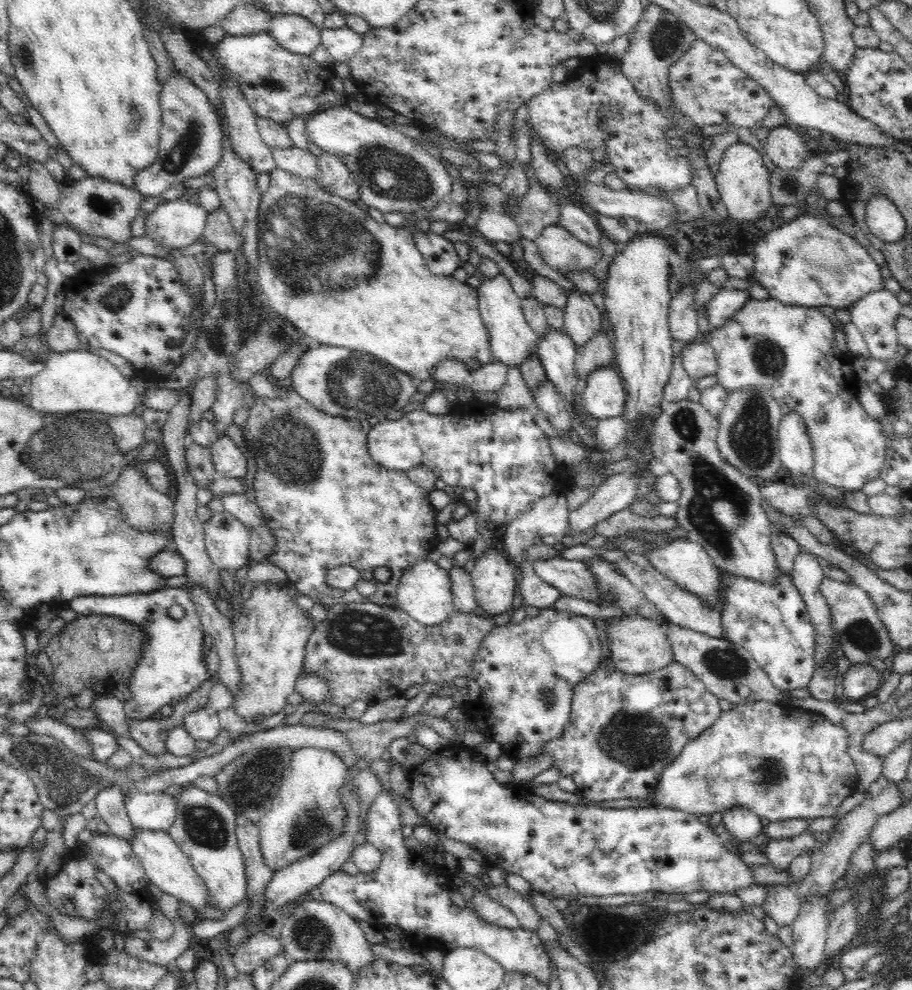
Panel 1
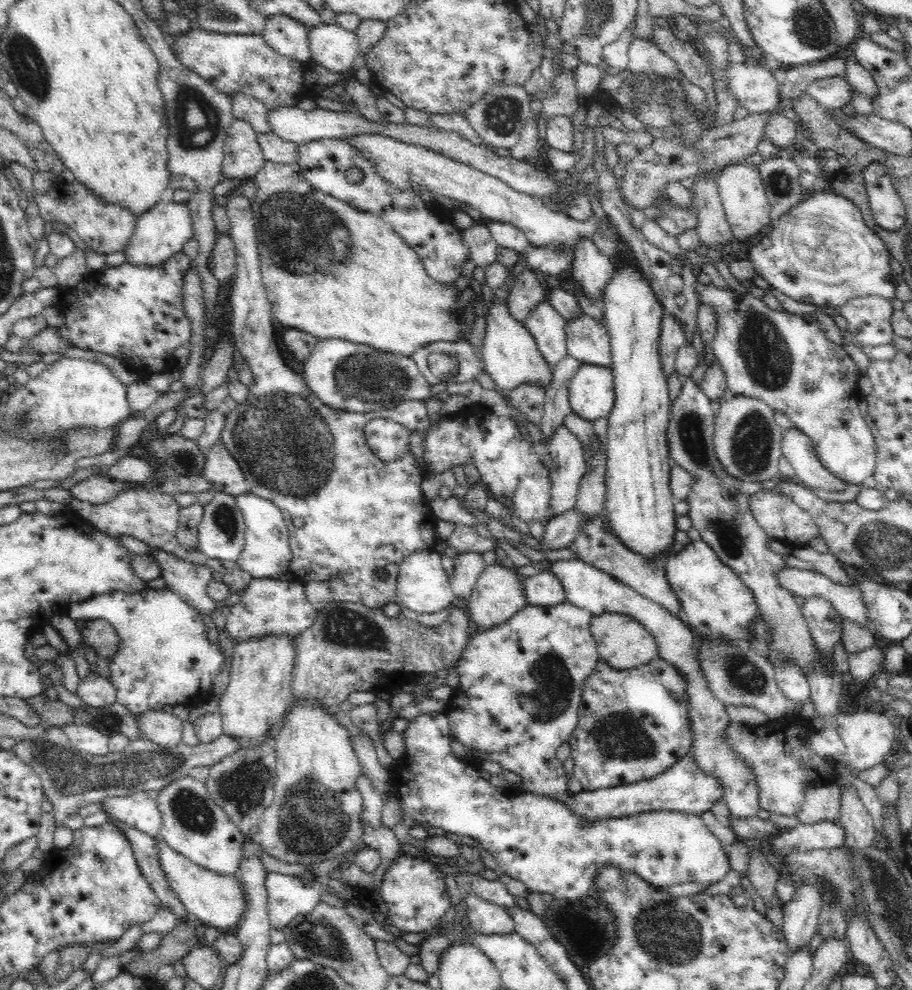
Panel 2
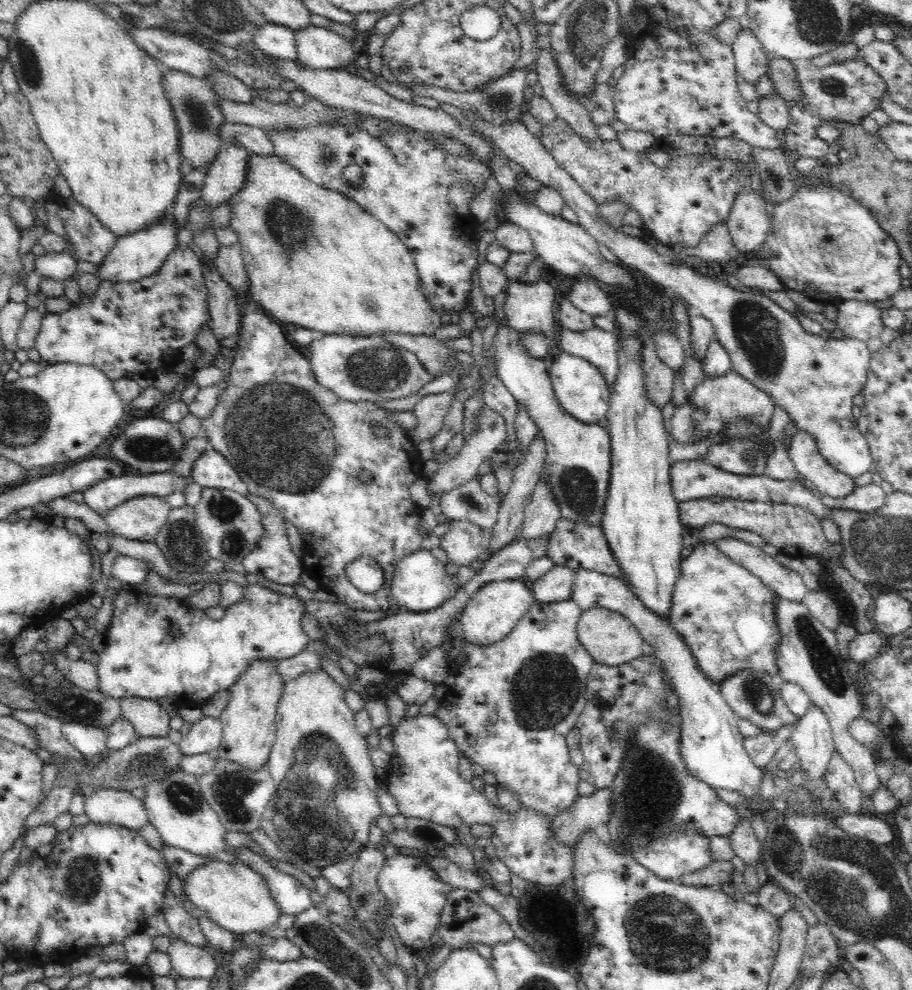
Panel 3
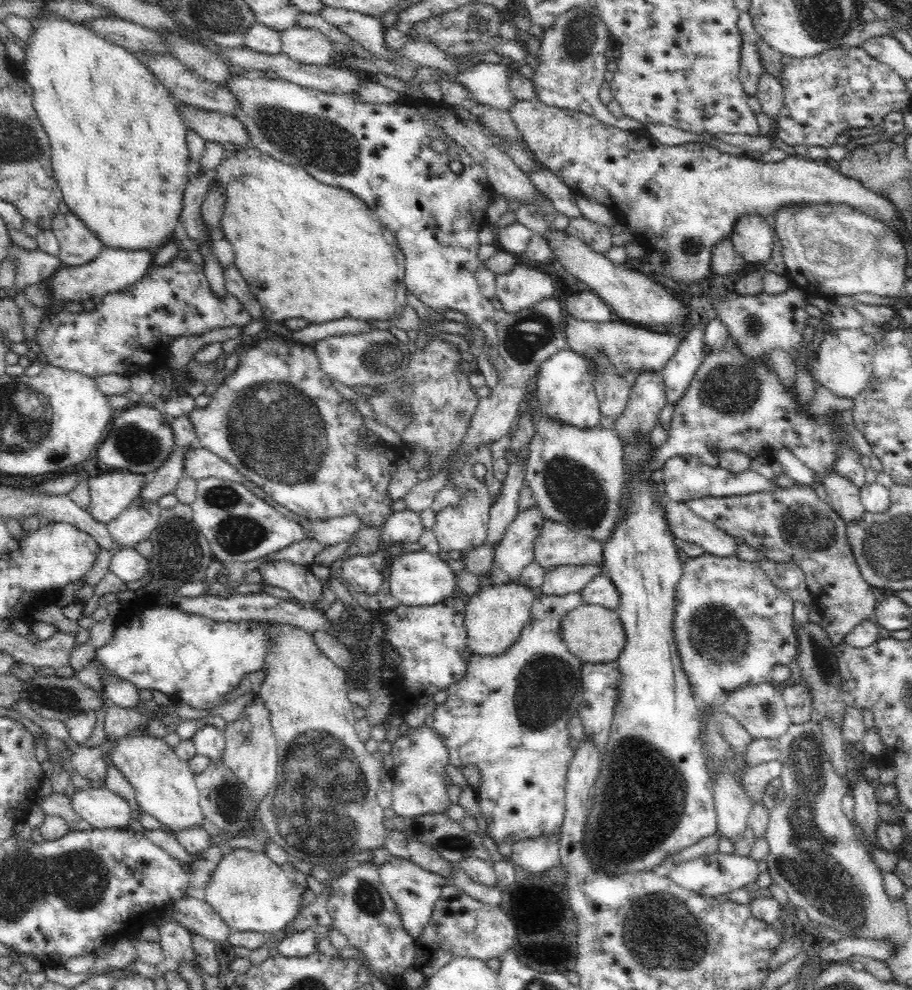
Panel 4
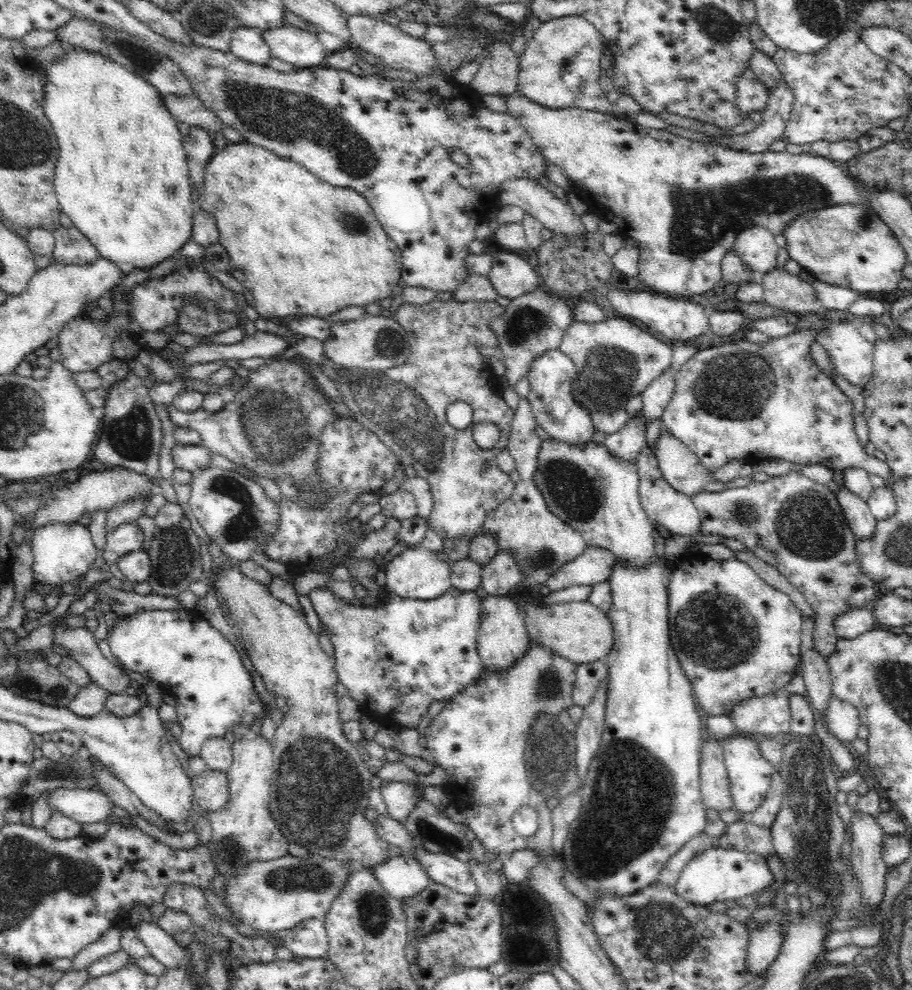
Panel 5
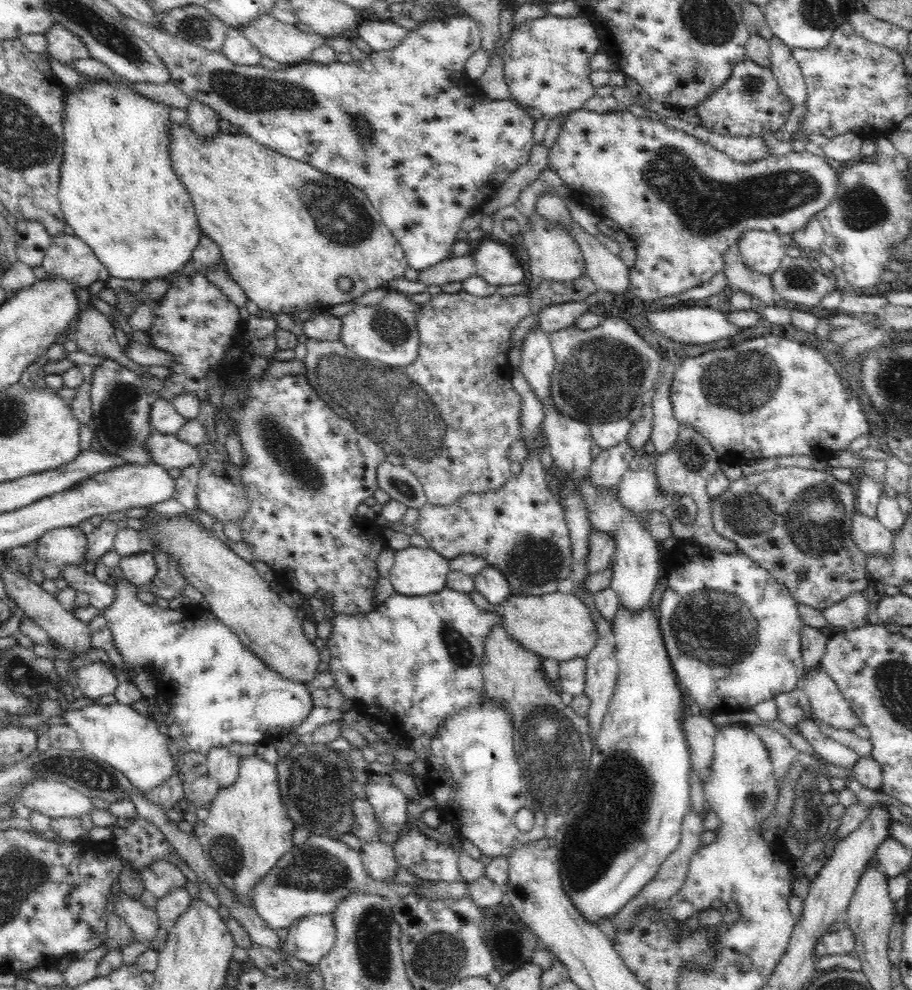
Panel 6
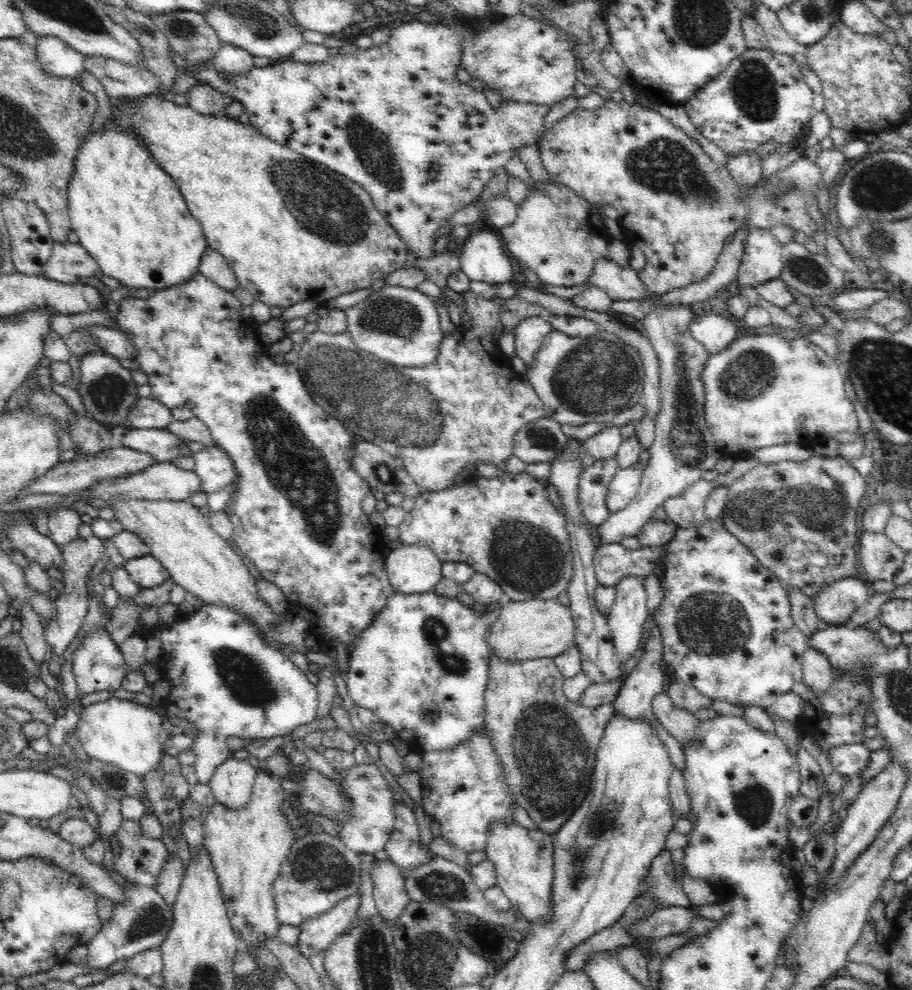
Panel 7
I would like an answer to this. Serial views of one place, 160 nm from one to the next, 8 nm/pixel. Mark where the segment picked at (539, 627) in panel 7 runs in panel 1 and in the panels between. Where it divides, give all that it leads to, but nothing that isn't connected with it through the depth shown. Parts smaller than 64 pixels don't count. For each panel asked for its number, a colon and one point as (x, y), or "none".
1: (639, 645)
2: (623, 643)
3: (610, 638)
4: (595, 634)
5: (580, 632)
6: (558, 626)

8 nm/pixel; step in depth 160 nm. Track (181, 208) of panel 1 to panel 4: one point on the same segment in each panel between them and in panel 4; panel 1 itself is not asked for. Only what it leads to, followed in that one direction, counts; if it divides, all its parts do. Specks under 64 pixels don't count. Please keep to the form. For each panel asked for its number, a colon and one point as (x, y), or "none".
2: (160, 232)
3: (142, 253)
4: (114, 269)

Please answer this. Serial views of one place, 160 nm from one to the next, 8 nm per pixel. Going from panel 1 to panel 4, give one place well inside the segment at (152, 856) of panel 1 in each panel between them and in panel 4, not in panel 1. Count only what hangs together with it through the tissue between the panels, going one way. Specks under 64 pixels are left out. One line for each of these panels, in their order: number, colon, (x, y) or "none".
2: (218, 900)
3: (234, 896)
4: (250, 892)

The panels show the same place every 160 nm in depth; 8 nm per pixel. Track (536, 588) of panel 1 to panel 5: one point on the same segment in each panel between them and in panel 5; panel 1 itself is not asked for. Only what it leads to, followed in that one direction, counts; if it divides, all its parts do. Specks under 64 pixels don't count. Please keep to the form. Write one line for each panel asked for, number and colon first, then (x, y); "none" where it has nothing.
2: (543, 589)
3: (556, 586)
4: (559, 581)
5: (594, 566)

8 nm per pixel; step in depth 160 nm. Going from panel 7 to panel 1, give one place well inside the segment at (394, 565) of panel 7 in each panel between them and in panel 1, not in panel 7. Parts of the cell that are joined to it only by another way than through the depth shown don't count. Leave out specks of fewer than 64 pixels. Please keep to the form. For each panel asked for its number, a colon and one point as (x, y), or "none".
1: (425, 591)
2: (423, 586)
3: (420, 583)
4: (417, 578)
5: (418, 574)
6: (416, 572)

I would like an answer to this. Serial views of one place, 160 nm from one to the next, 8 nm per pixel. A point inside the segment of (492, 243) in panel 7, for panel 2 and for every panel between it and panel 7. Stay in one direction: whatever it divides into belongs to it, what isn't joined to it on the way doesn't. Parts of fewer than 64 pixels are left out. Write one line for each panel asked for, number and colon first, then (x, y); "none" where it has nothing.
2: (546, 324)
3: (530, 307)
4: (525, 285)
5: (512, 276)
6: (497, 263)

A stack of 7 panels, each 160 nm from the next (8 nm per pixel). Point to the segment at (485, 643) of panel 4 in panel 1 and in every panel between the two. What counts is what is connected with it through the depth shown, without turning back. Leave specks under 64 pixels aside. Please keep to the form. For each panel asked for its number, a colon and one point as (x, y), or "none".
1: (493, 577)
2: (498, 595)
3: (492, 612)

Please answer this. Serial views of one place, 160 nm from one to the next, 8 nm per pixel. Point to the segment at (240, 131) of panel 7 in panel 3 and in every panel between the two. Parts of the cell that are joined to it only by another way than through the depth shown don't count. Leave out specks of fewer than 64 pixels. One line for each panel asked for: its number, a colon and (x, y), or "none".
3: (352, 276)
4: (307, 250)
5: (298, 245)
6: (262, 208)

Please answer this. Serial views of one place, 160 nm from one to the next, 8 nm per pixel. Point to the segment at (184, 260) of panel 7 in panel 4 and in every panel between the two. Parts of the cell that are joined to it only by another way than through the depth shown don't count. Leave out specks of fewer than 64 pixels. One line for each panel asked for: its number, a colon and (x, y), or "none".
4: (119, 154)
5: (121, 175)
6: (118, 190)

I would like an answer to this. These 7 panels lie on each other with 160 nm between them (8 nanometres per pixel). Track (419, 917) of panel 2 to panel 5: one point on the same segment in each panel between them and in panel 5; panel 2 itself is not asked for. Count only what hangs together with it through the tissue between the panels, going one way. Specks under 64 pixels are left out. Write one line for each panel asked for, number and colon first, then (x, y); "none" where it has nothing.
3: (417, 895)
4: (415, 890)
5: (402, 876)

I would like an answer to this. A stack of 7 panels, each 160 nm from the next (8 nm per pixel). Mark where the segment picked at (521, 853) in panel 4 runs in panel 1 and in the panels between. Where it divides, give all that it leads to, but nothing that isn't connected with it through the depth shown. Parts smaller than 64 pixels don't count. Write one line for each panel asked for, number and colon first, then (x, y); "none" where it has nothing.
1: (783, 762)
2: (683, 786)
3: (587, 813)

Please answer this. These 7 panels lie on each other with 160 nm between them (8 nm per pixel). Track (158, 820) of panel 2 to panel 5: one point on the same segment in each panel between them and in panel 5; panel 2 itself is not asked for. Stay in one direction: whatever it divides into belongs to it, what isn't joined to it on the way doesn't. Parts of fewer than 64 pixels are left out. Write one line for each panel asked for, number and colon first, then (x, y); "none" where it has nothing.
3: (108, 806)
4: (101, 808)
5: (86, 806)

